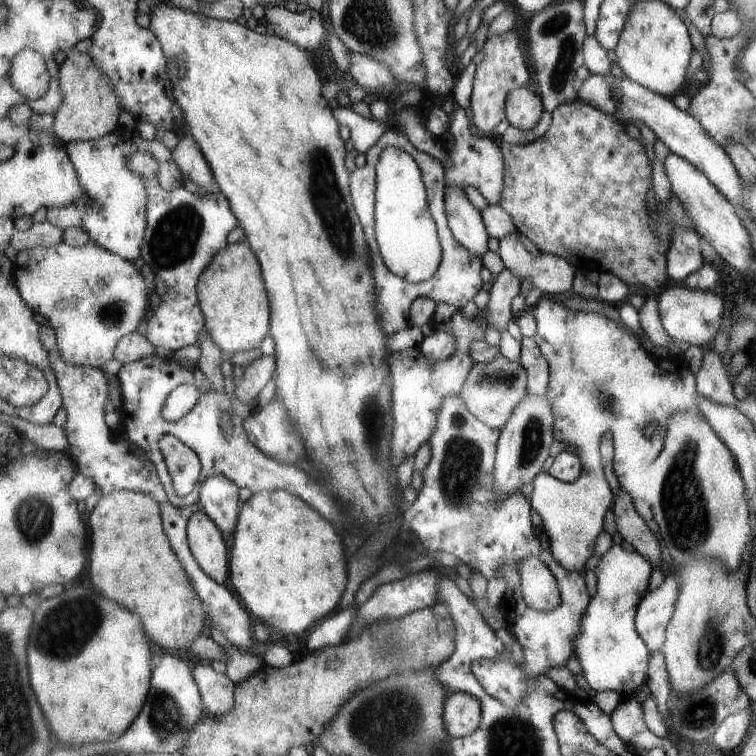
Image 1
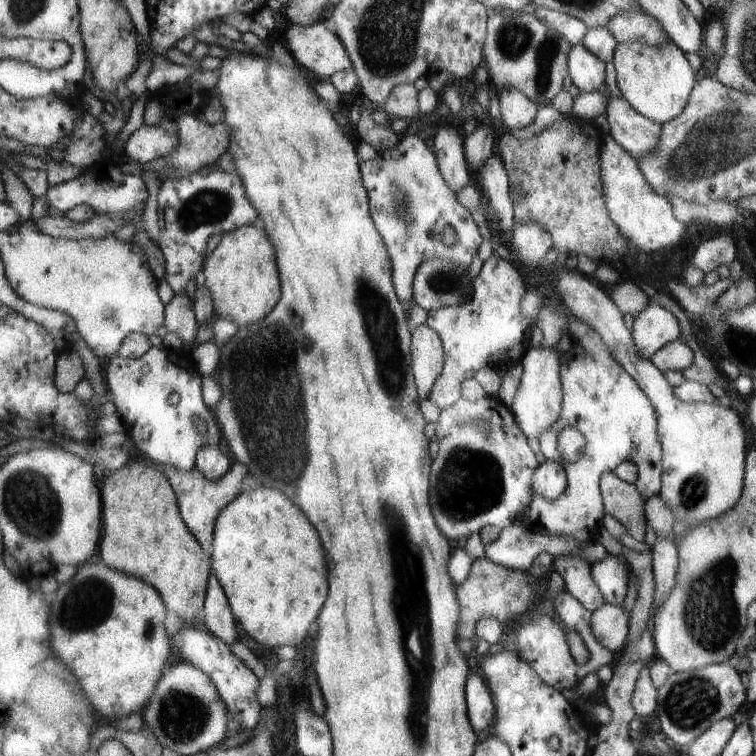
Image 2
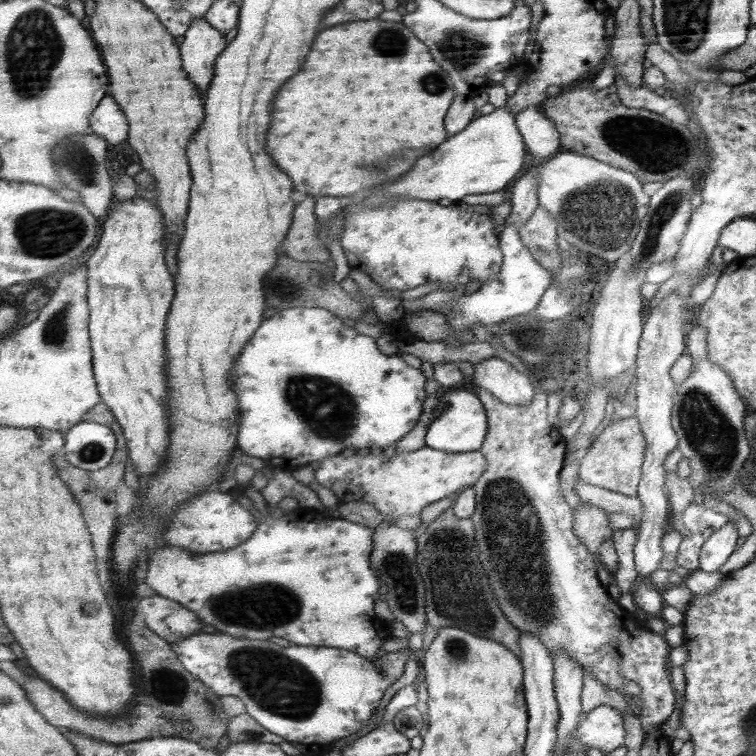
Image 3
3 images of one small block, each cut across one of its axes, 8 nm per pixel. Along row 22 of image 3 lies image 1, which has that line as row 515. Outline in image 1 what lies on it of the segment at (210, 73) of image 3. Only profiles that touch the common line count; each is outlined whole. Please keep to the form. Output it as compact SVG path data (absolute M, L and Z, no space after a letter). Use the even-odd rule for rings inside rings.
M203 508L190 518L188 541L200 567L218 583L228 582L231 578L229 546L221 529Z

